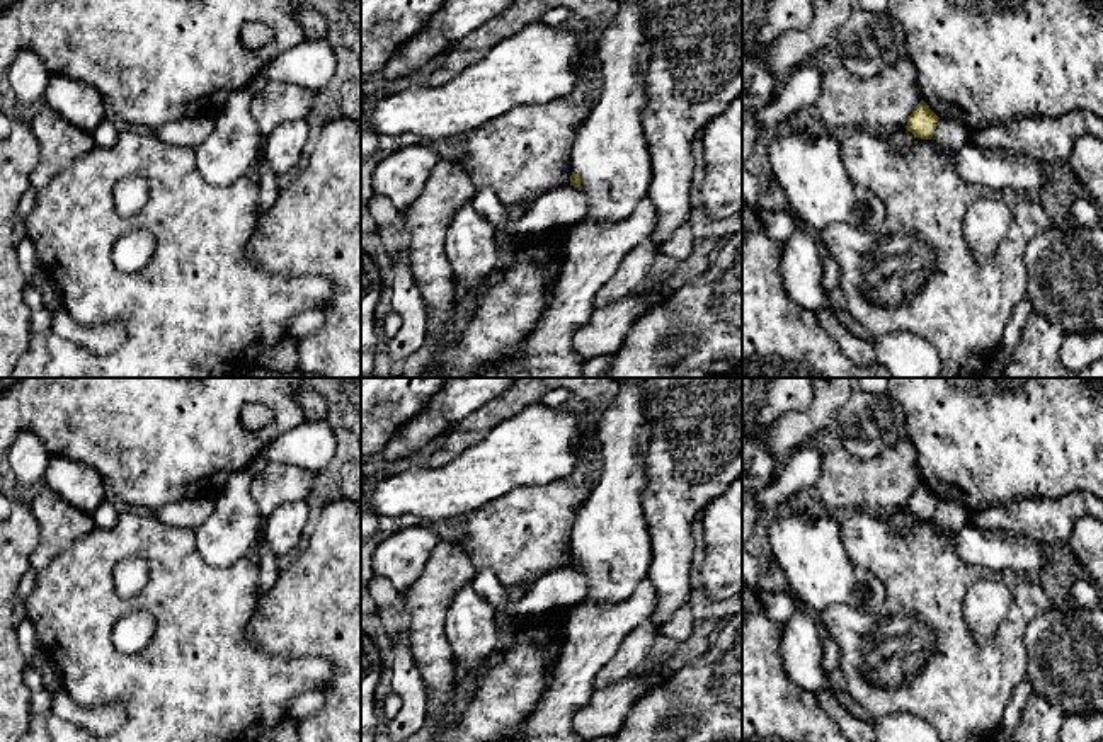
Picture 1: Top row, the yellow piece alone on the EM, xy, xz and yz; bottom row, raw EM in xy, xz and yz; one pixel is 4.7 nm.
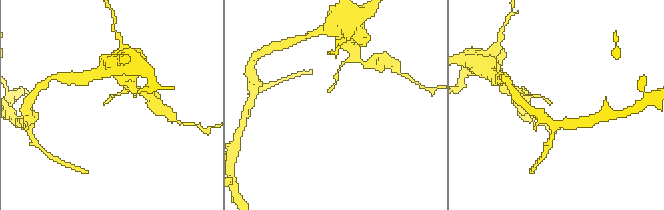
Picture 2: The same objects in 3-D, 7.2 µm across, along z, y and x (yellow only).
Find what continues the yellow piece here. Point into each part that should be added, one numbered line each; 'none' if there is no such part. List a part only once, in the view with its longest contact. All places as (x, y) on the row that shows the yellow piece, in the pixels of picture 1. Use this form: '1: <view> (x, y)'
none

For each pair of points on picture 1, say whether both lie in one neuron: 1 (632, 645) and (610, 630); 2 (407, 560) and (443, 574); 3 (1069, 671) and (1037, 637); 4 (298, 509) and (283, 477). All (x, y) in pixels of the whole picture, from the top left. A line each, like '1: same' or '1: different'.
1: different
2: different
3: same
4: different

